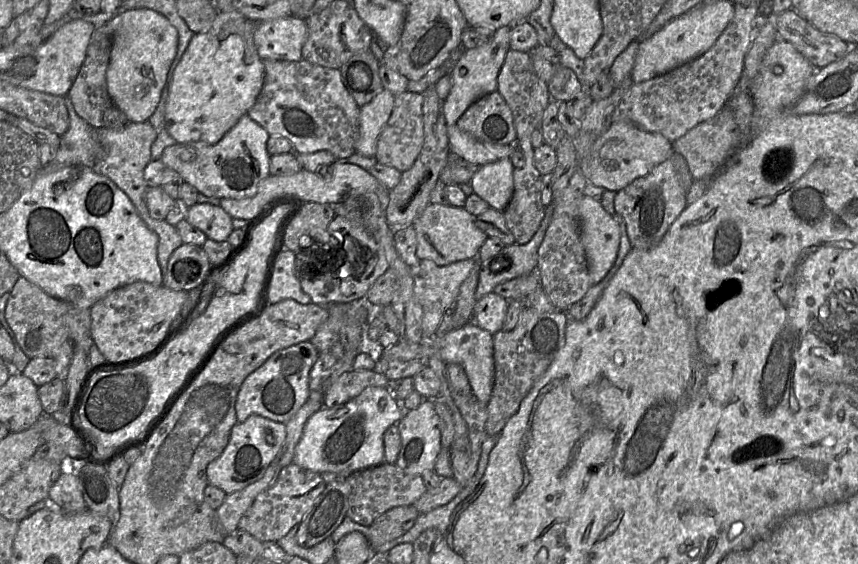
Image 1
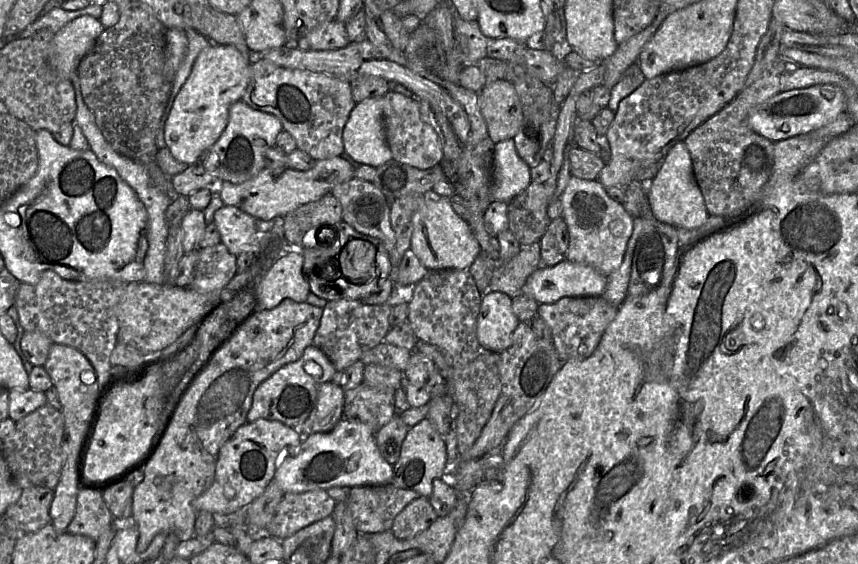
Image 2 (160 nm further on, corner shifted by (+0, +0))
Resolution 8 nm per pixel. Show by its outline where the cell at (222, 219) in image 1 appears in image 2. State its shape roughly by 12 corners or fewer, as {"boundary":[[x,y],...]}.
{"boundary":[[223,205],[214,213],[233,255],[255,246],[257,219]]}

